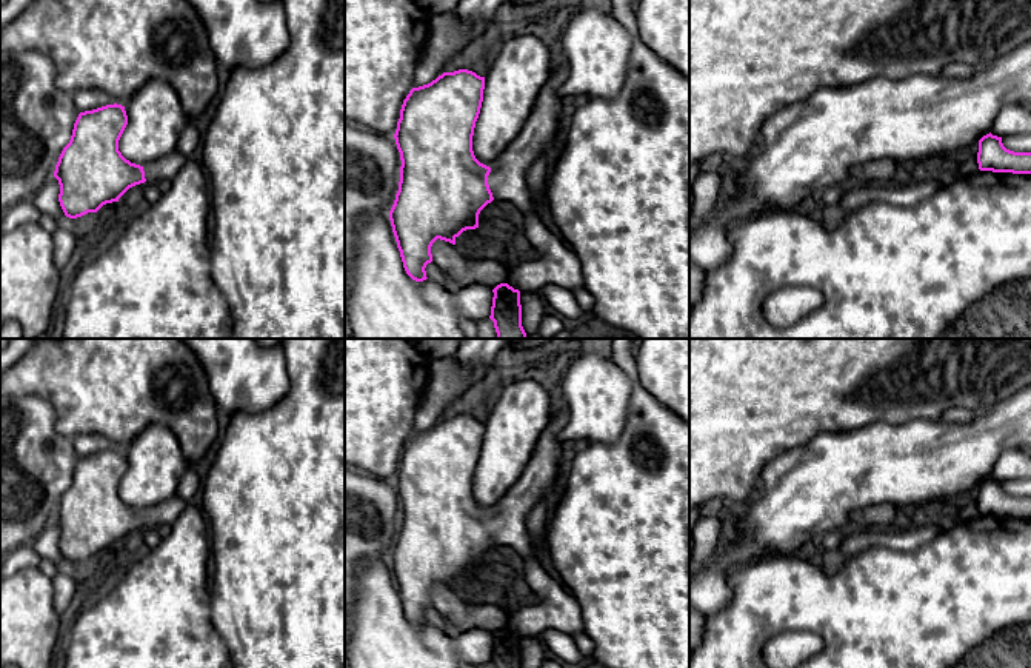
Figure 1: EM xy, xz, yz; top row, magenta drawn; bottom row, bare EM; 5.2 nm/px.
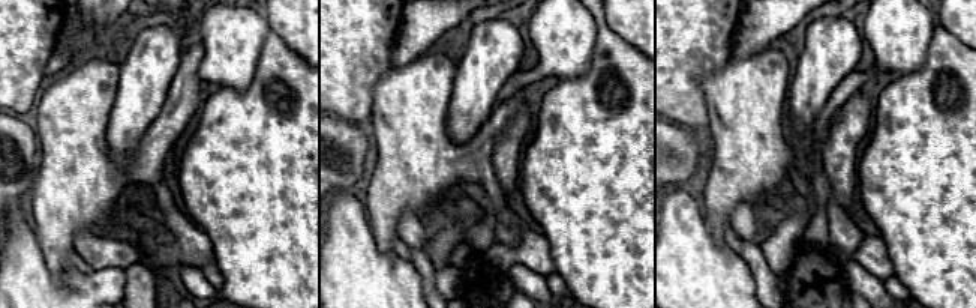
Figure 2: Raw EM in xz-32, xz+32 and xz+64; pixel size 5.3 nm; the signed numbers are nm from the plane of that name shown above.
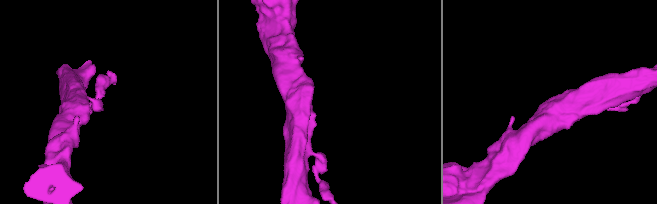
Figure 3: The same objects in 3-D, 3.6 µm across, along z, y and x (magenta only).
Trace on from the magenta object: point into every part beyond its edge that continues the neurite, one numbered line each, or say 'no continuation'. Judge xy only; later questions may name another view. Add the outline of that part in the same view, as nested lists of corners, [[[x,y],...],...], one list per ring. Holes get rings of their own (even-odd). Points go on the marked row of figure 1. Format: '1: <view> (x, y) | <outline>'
1: xy (166, 168) | [[[177,149],[171,154],[154,160],[143,166],[148,183],[158,183],[160,180],[172,180],[189,159]]]

